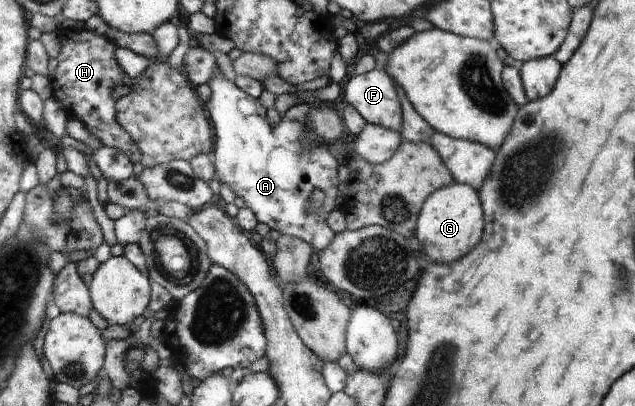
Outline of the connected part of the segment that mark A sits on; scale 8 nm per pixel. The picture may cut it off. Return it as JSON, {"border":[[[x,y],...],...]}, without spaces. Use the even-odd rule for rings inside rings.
{"border":[[[219,68],[218,74],[207,84],[211,87],[211,98],[207,102],[208,111],[216,132],[216,151],[212,158],[215,178],[227,184],[236,196],[243,198],[245,206],[253,211],[258,222],[264,222],[281,235],[308,242],[317,250],[317,254],[329,247],[335,236],[327,220],[331,216],[331,210],[335,208],[337,198],[337,160],[331,156],[329,148],[323,142],[305,142],[305,134],[311,134],[306,127],[311,105],[301,102],[285,112],[277,126],[269,126],[265,108],[259,104],[259,99],[251,98],[251,95],[244,93],[238,85],[229,82]],[[315,189],[325,191],[323,208],[317,214],[307,212],[311,193]]]}

